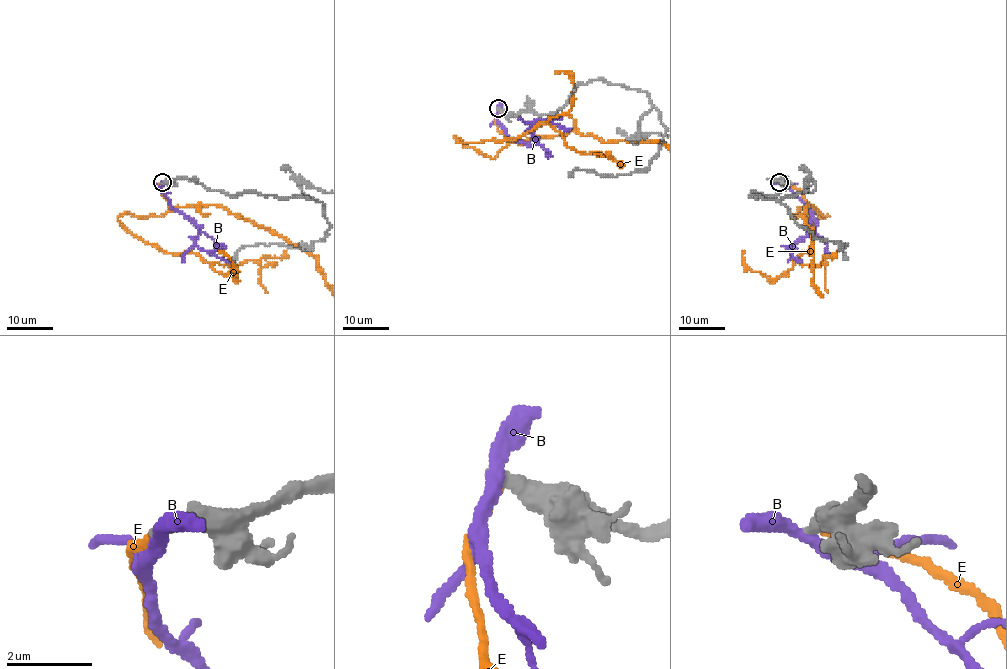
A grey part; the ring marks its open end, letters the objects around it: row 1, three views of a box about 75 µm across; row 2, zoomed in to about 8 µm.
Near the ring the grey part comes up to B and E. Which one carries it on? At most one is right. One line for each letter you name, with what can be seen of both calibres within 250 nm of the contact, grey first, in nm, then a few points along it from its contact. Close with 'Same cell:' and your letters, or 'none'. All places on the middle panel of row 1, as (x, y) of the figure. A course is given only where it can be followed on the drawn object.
Same cell: none

